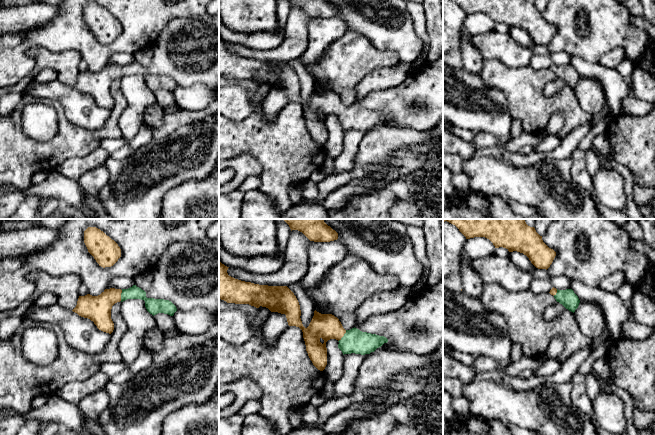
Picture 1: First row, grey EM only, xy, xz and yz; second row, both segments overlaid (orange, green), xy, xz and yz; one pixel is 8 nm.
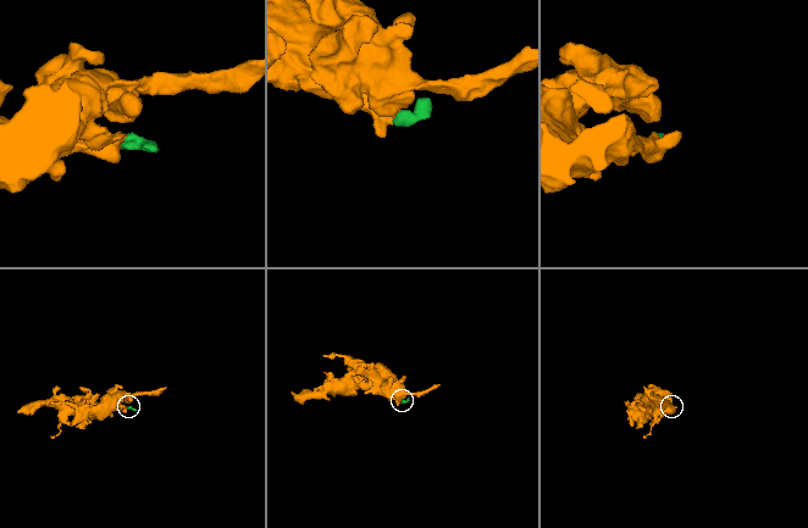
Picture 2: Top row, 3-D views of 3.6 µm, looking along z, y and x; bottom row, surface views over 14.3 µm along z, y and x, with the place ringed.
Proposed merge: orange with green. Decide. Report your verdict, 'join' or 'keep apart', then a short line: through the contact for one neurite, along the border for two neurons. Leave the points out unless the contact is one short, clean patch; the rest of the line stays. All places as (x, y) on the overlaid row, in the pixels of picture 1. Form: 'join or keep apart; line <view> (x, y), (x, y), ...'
join; line xz (326, 326), (343, 335), (350, 341), (355, 341)

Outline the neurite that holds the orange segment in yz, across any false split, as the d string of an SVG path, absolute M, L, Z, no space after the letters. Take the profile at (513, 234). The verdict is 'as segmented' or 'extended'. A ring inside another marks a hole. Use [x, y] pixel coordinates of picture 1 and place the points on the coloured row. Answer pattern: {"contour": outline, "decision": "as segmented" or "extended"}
{"contour": "M443 219L443 222L455 225L466 239L485 237L495 248L503 247L509 252L517 251L526 255L538 269L548 269L552 264L556 252L549 248L534 227L526 224L525 219Z", "decision": "as segmented"}

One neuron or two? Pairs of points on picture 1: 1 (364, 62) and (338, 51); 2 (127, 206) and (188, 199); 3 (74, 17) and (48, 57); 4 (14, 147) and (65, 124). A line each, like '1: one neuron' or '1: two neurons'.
1: one neuron
2: two neurons
3: two neurons
4: one neuron

